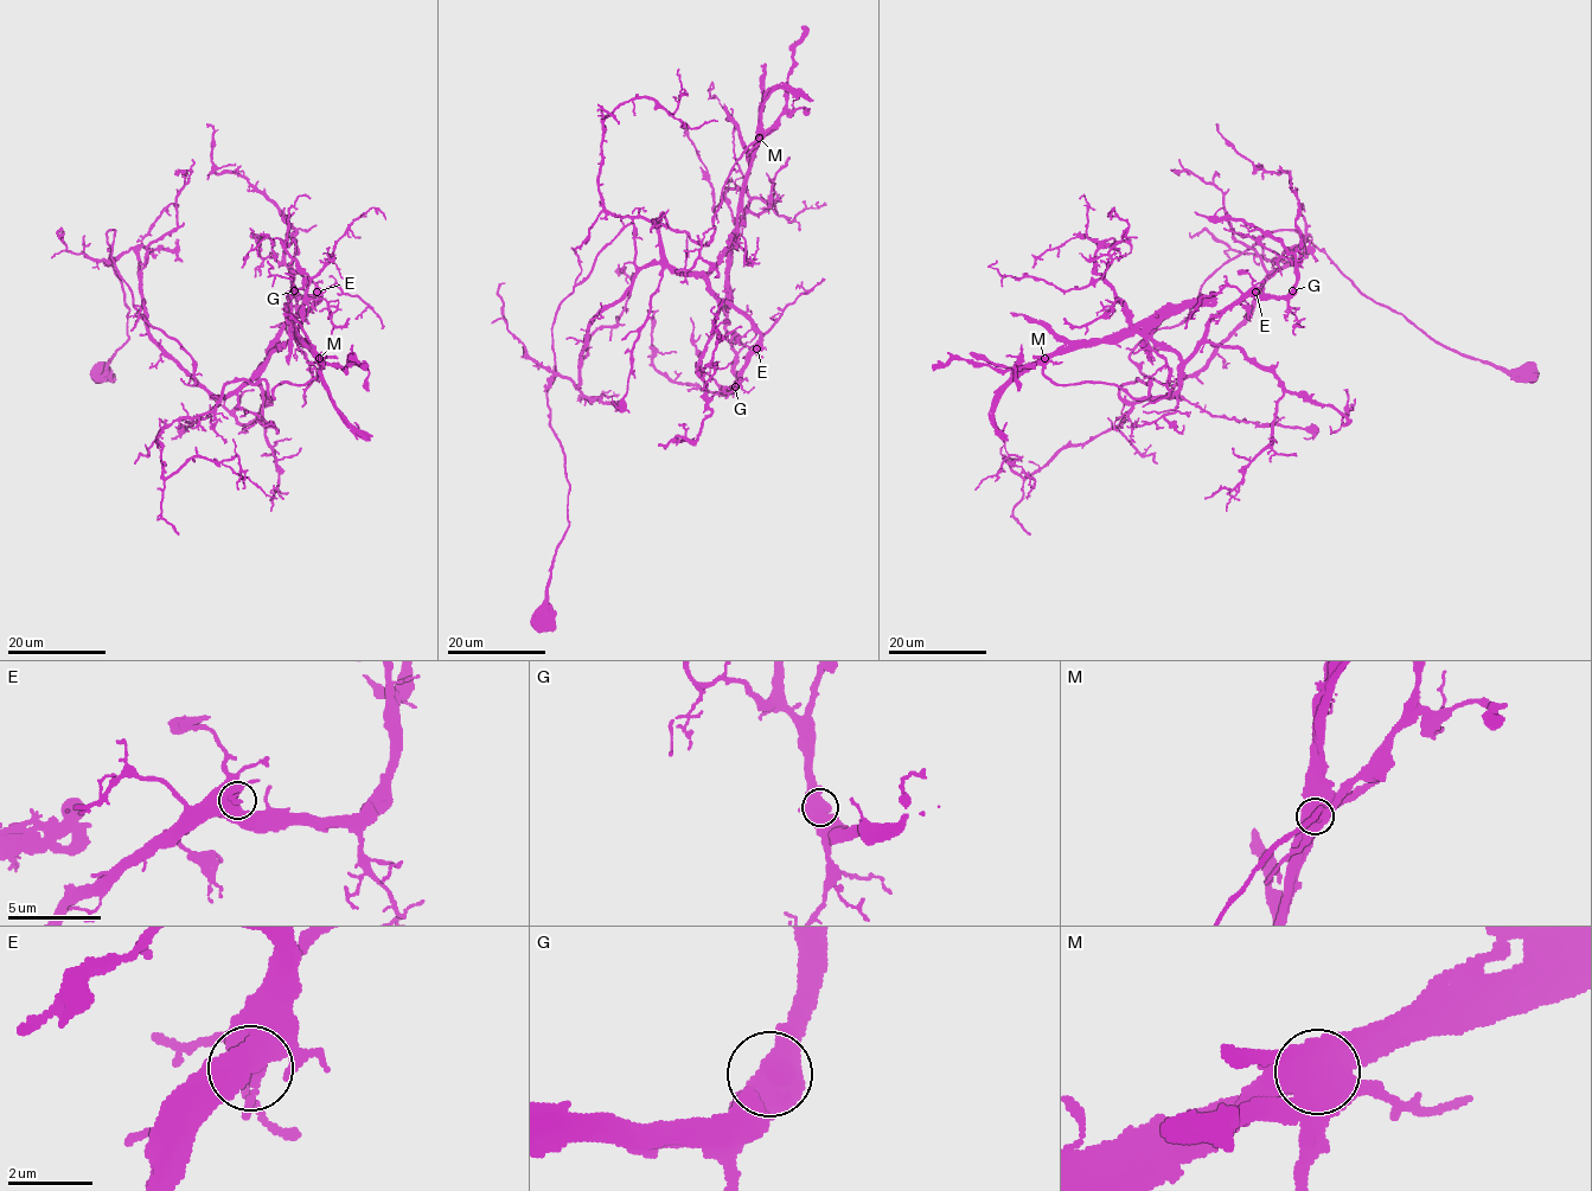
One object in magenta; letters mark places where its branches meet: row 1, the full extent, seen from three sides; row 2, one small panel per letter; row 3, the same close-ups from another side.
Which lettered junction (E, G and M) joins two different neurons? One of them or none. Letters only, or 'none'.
M

